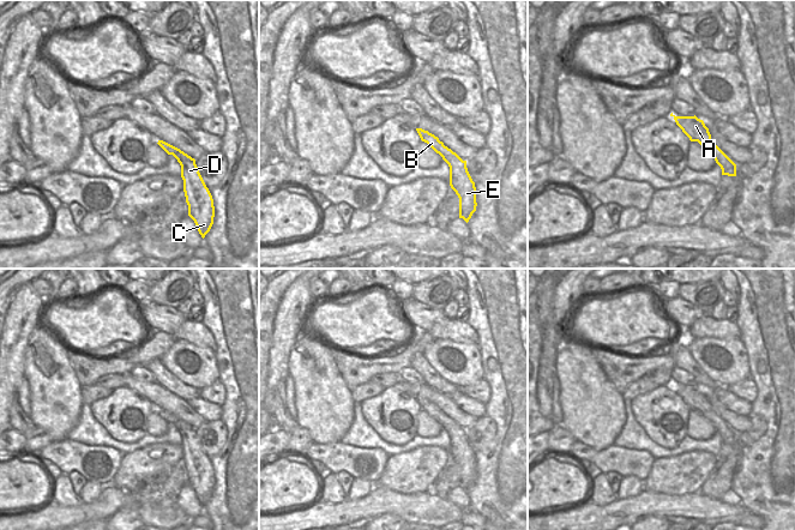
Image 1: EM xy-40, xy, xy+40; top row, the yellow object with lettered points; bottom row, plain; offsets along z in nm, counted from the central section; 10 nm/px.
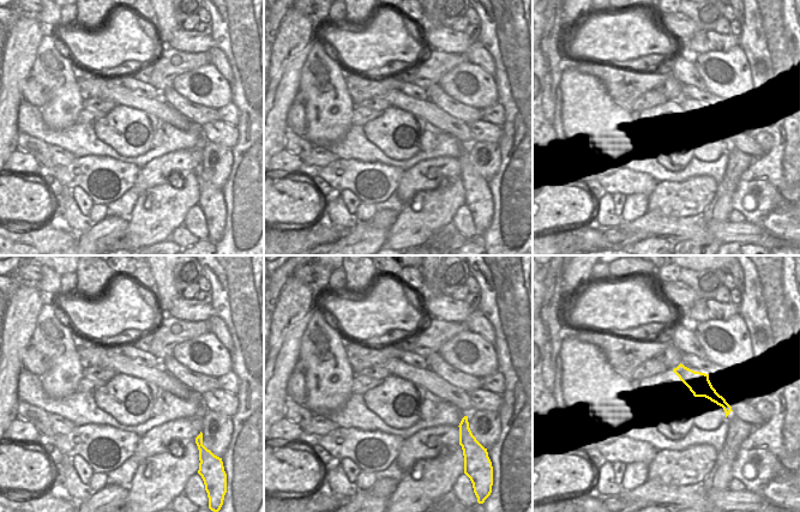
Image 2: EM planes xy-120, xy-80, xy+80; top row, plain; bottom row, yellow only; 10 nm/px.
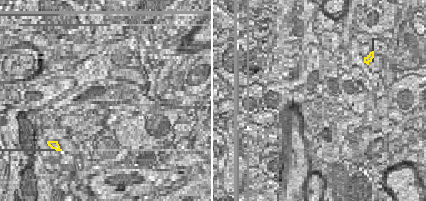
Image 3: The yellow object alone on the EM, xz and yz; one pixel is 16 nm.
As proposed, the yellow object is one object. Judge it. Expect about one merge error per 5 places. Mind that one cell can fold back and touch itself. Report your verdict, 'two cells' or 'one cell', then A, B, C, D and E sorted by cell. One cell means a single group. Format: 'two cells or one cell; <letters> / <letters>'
one cell; A B C D E

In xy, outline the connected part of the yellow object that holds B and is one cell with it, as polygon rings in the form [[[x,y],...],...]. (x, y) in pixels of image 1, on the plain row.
[[[416,397],[416,399],[421,409],[427,411],[448,433],[450,454],[459,466],[459,487],[463,487],[468,492],[476,480],[477,471],[475,451],[468,440],[466,429],[463,429],[428,399],[422,397]]]

